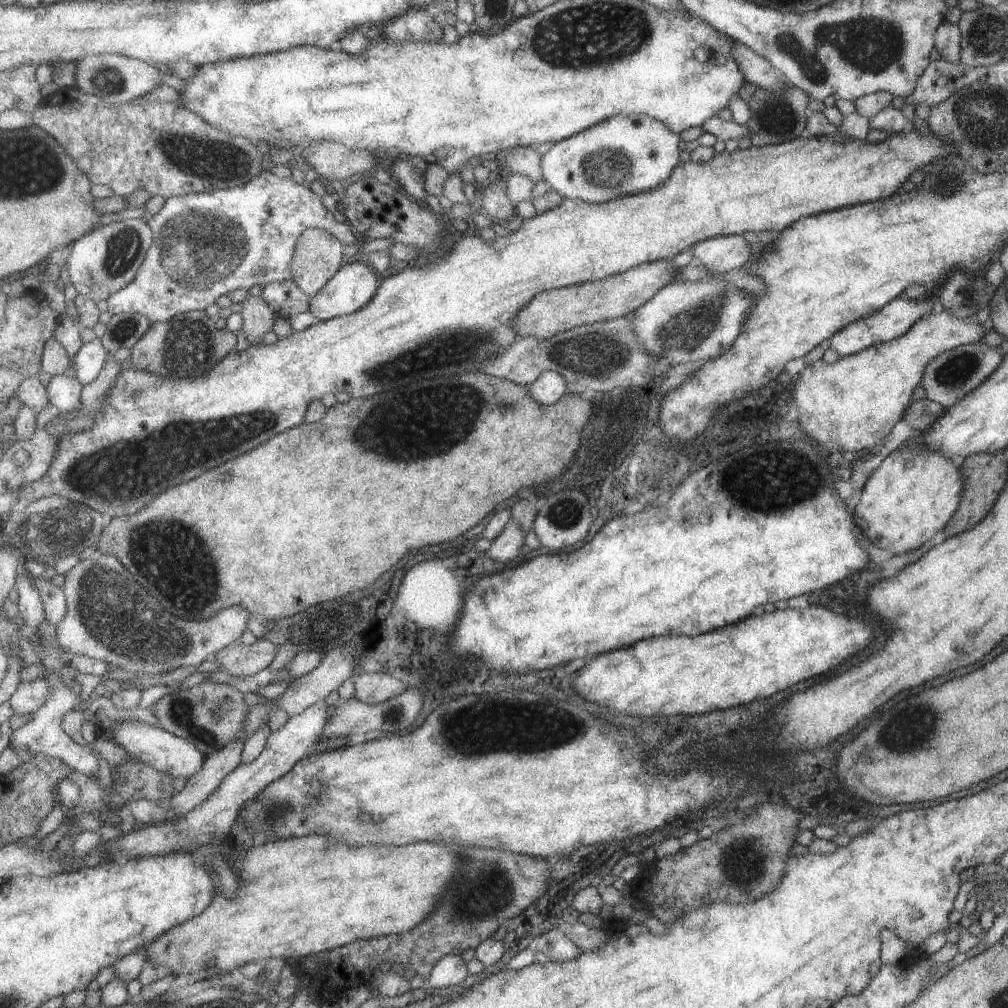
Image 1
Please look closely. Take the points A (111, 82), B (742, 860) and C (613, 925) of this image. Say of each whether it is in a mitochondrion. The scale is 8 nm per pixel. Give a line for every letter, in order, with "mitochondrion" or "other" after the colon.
A: mitochondrion
B: mitochondrion
C: other

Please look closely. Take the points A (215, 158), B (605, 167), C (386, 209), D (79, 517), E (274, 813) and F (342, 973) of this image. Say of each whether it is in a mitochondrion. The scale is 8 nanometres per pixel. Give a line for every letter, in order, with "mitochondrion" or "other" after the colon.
A: mitochondrion
B: mitochondrion
C: other
D: mitochondrion
E: mitochondrion
F: other

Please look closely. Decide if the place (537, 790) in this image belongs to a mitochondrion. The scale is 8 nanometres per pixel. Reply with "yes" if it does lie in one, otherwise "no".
no

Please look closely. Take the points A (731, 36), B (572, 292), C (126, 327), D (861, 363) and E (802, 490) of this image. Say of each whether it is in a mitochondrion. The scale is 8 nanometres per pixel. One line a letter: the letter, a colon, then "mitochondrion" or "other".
A: other
B: other
C: mitochondrion
D: other
E: mitochondrion

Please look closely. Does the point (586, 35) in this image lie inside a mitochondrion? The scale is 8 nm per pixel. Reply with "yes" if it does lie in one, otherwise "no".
yes

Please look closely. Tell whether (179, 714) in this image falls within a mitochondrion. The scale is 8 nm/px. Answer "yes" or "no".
yes

